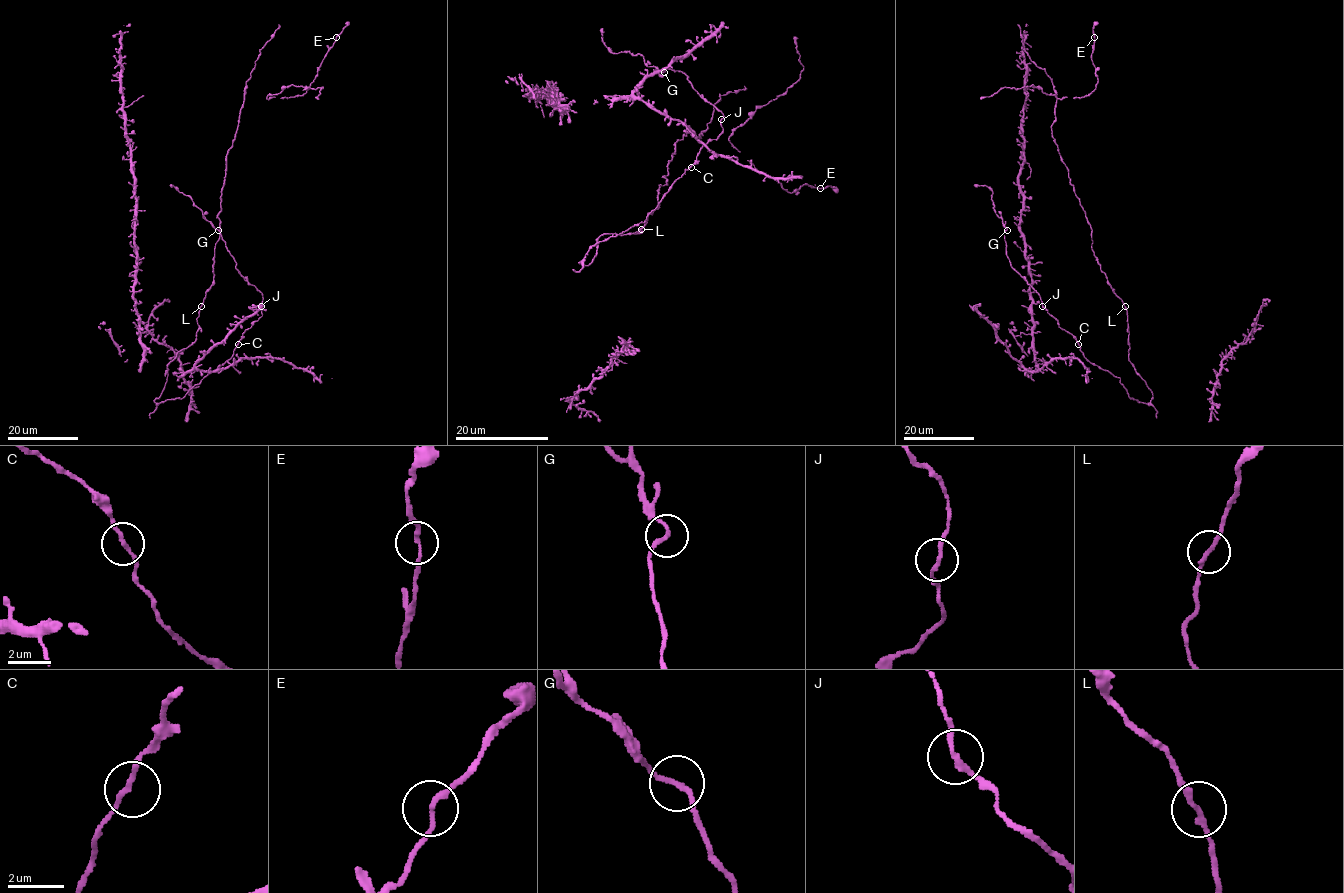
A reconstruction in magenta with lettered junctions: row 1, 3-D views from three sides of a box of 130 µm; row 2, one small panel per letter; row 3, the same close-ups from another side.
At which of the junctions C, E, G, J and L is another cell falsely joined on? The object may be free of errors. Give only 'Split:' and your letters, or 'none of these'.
Split: none of these

